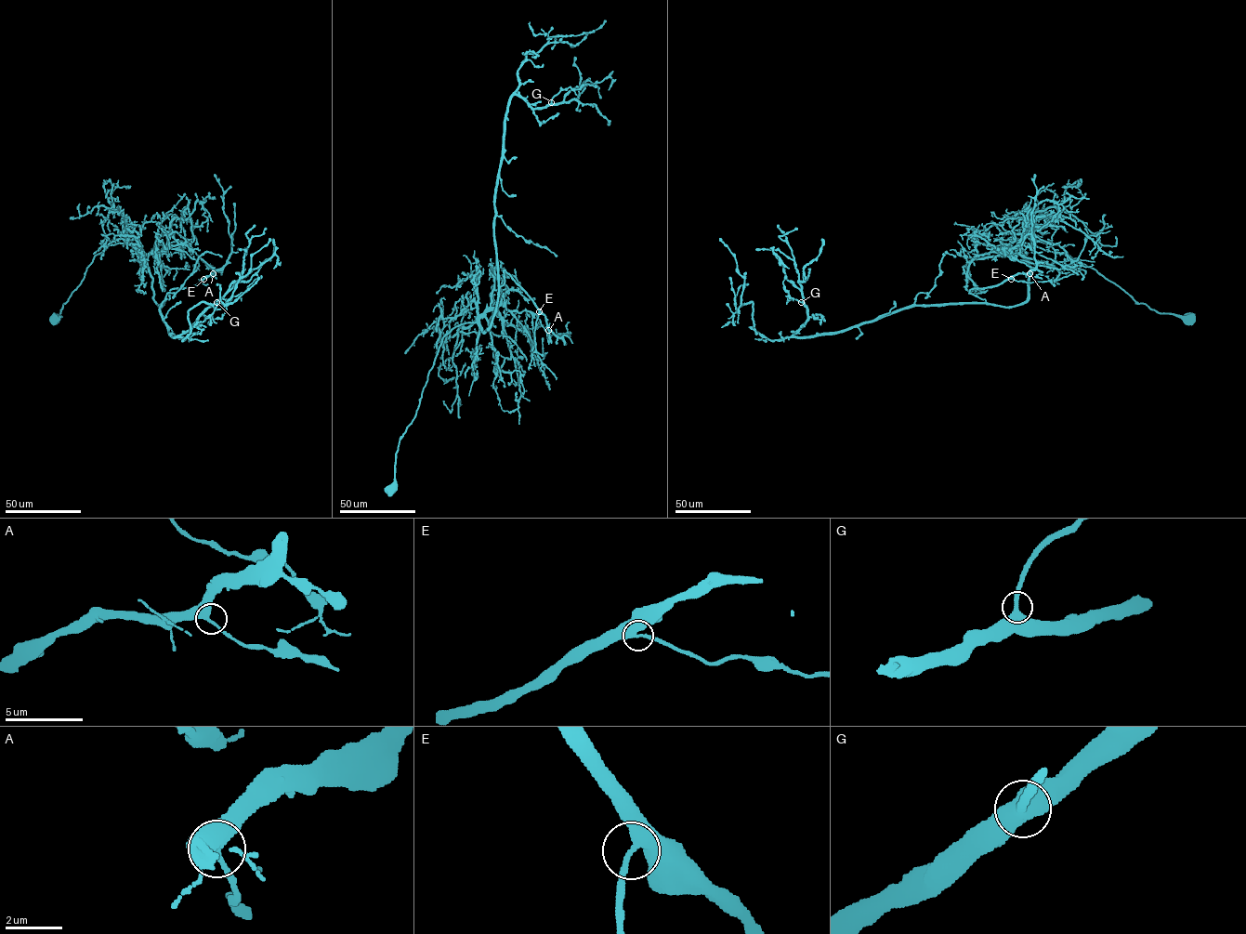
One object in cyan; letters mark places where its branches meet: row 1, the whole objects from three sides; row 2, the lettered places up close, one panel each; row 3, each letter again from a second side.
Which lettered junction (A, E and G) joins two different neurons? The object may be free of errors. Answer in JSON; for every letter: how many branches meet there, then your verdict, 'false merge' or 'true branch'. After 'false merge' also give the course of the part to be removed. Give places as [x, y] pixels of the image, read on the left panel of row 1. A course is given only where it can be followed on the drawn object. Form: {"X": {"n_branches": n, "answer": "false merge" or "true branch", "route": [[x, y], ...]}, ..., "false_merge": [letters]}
{"A": {"n_branches": 2, "answer": "true branch"}, "E": {"n_branches": 2, "answer": "true branch"}, "G": {"n_branches": 2, "answer": "true branch"}, "false_merge": []}

